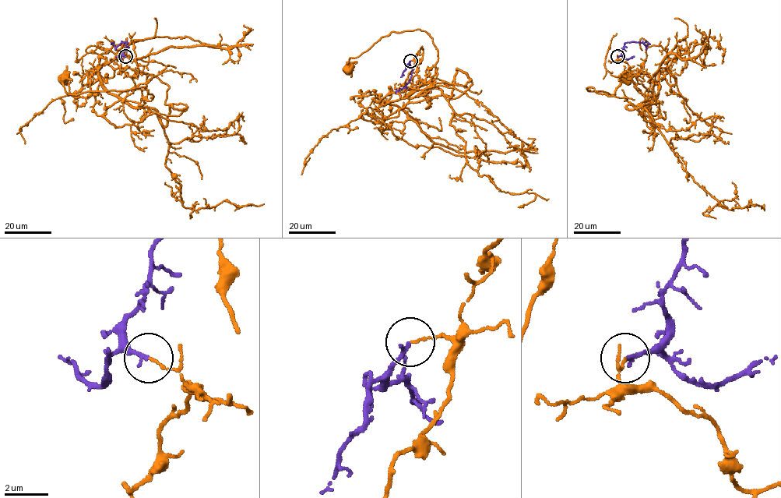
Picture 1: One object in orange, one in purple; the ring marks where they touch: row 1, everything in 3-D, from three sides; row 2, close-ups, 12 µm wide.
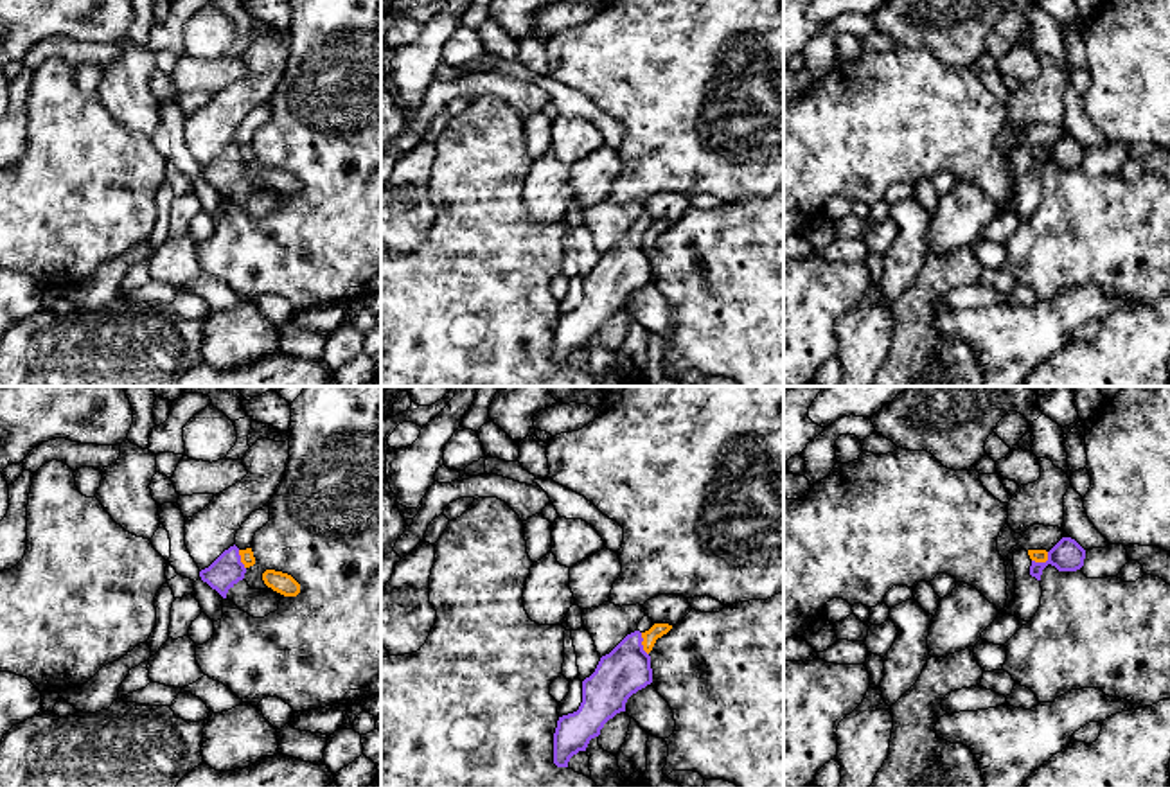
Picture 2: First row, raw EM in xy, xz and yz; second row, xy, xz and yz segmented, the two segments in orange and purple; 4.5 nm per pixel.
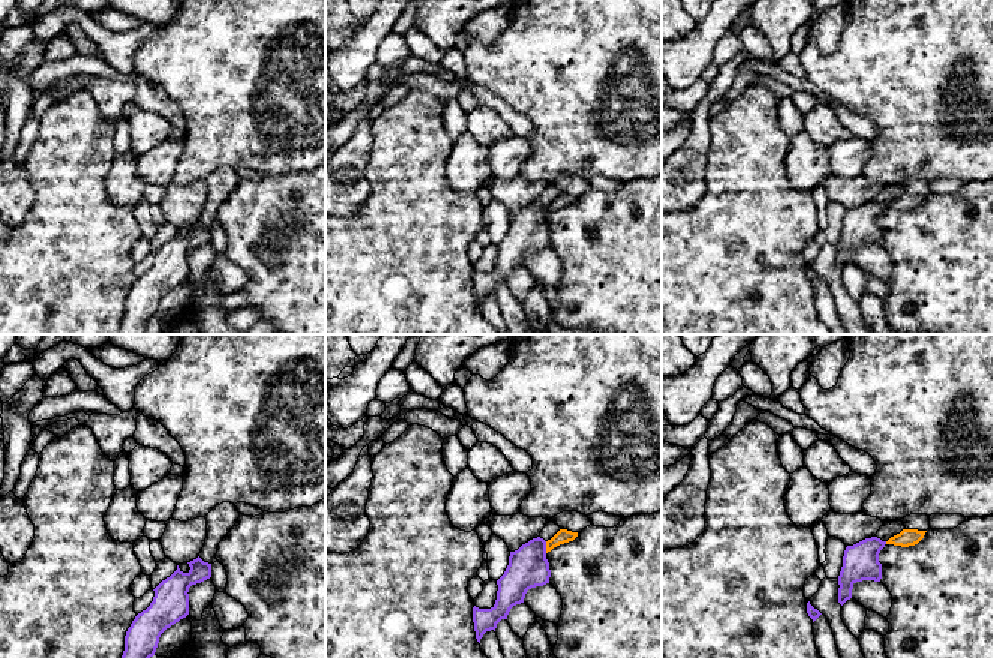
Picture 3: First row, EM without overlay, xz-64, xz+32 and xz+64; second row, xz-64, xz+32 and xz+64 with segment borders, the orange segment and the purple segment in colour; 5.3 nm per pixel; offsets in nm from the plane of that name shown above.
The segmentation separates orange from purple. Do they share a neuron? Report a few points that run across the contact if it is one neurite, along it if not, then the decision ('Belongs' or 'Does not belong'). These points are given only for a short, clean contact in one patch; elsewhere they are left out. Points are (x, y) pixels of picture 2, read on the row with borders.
Does not belong

